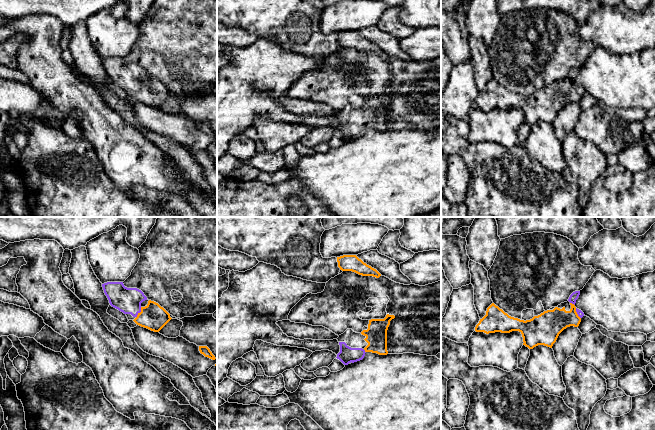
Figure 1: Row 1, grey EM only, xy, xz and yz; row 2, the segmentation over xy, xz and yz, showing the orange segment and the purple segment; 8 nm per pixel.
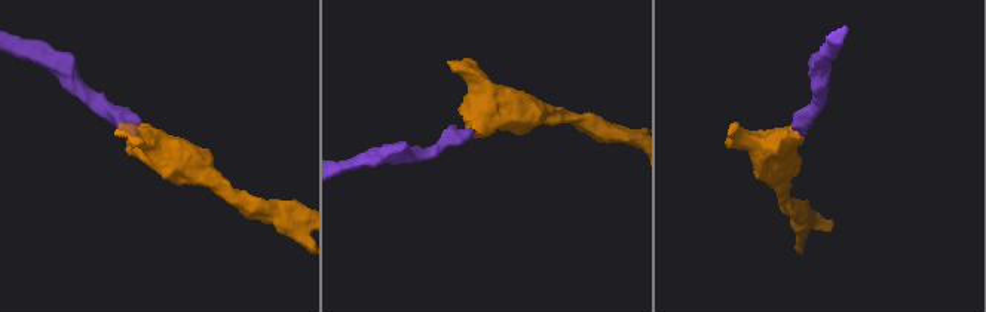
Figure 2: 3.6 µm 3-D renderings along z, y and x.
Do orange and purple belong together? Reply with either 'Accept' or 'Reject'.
Accept

